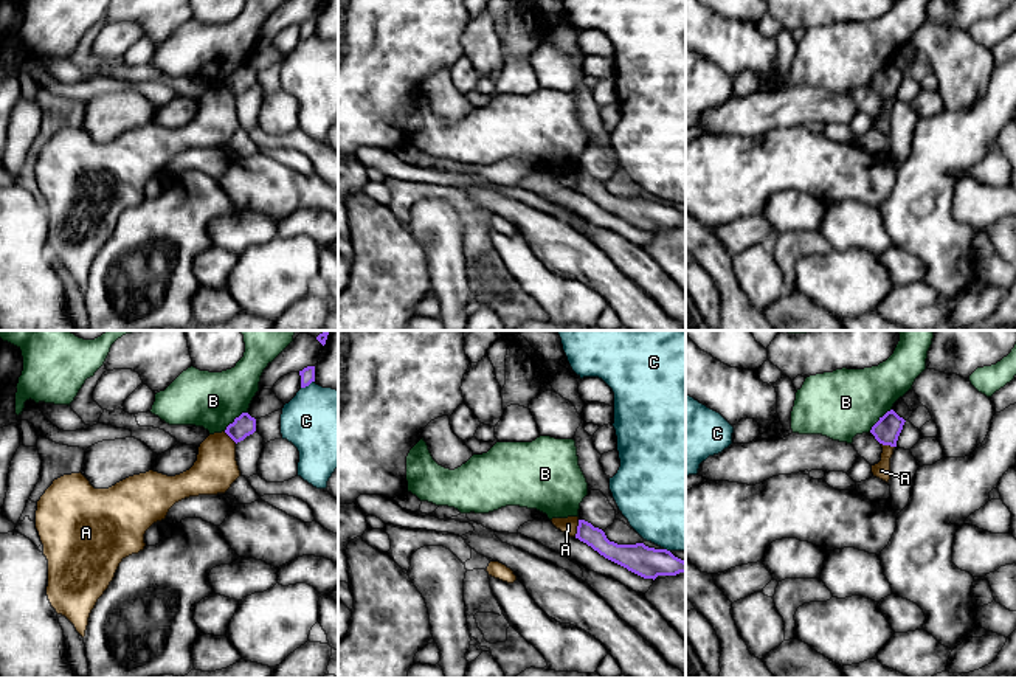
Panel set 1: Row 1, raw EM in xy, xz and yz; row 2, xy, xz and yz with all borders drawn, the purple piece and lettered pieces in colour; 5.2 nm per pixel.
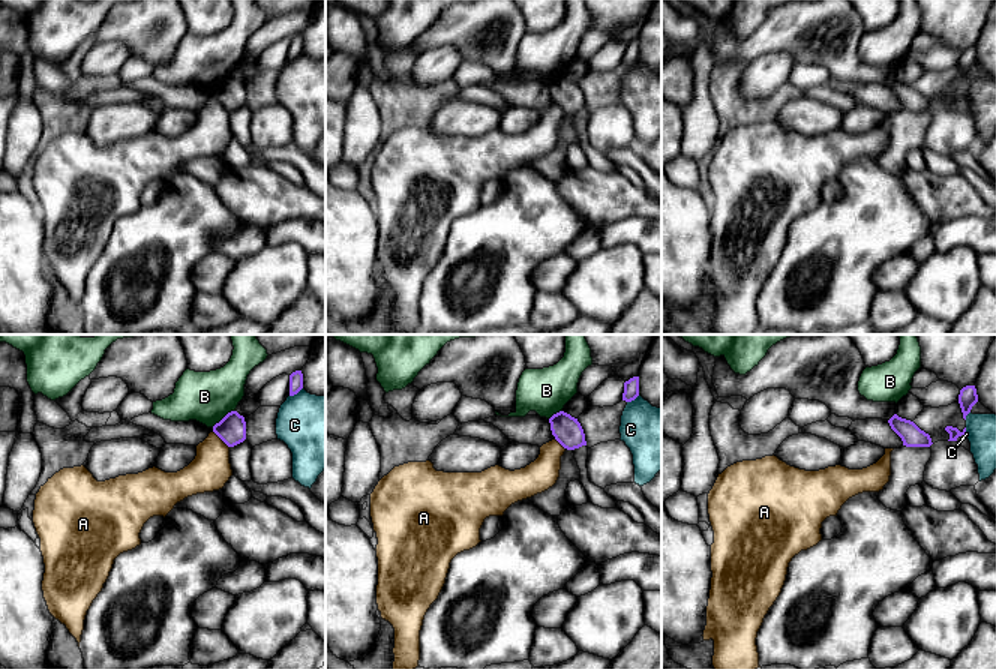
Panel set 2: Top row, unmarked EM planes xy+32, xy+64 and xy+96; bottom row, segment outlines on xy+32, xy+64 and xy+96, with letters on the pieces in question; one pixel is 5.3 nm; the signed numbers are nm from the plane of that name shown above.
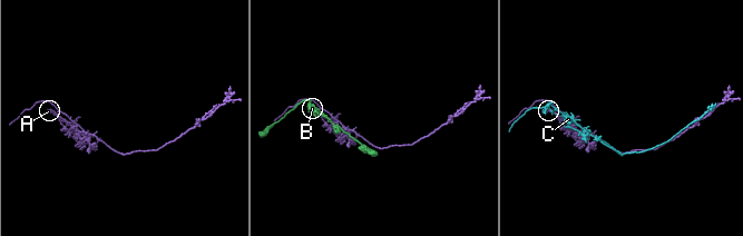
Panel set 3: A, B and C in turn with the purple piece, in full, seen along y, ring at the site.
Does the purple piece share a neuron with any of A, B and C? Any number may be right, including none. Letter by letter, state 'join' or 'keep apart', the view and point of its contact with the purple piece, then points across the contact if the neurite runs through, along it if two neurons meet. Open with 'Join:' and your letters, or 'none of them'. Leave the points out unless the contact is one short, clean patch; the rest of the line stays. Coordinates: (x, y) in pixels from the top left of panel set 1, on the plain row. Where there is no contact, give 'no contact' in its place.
Join: none of them
A: keep apart; contact xz (577, 180); border xz (579, 172), (574, 188)
B: keep apart; contact xy (234, 72)
C: keep apart; contact xy (307, 38)

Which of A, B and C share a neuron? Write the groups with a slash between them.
A / B / C

